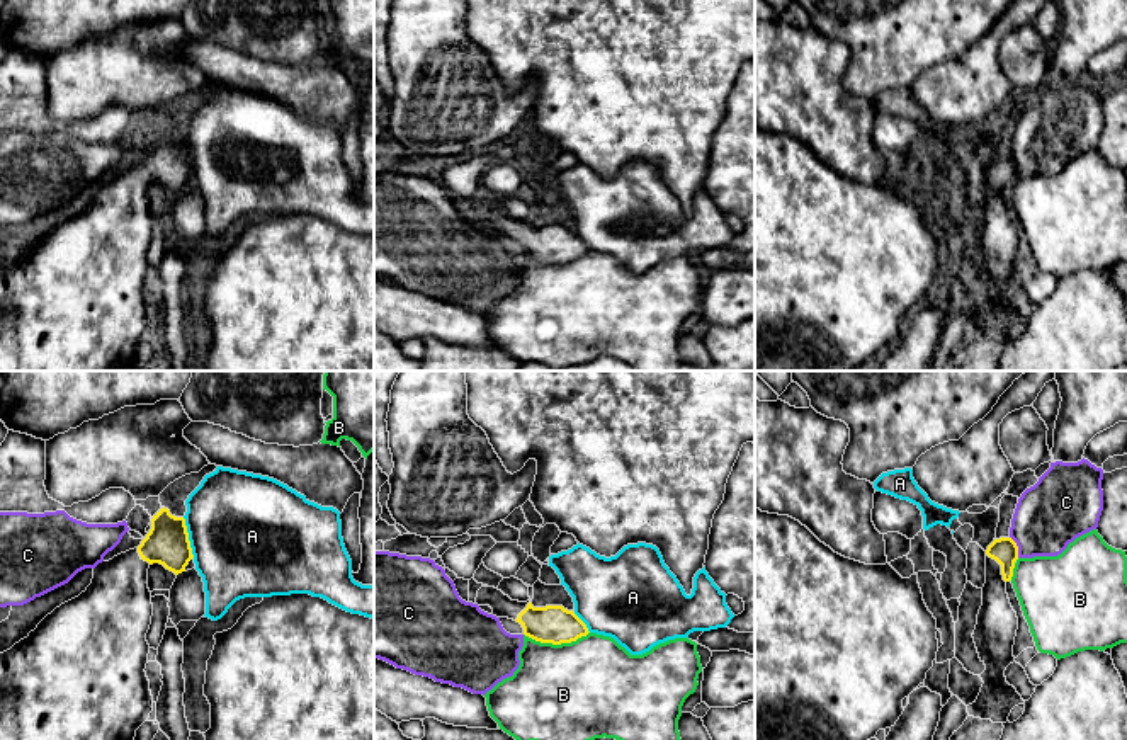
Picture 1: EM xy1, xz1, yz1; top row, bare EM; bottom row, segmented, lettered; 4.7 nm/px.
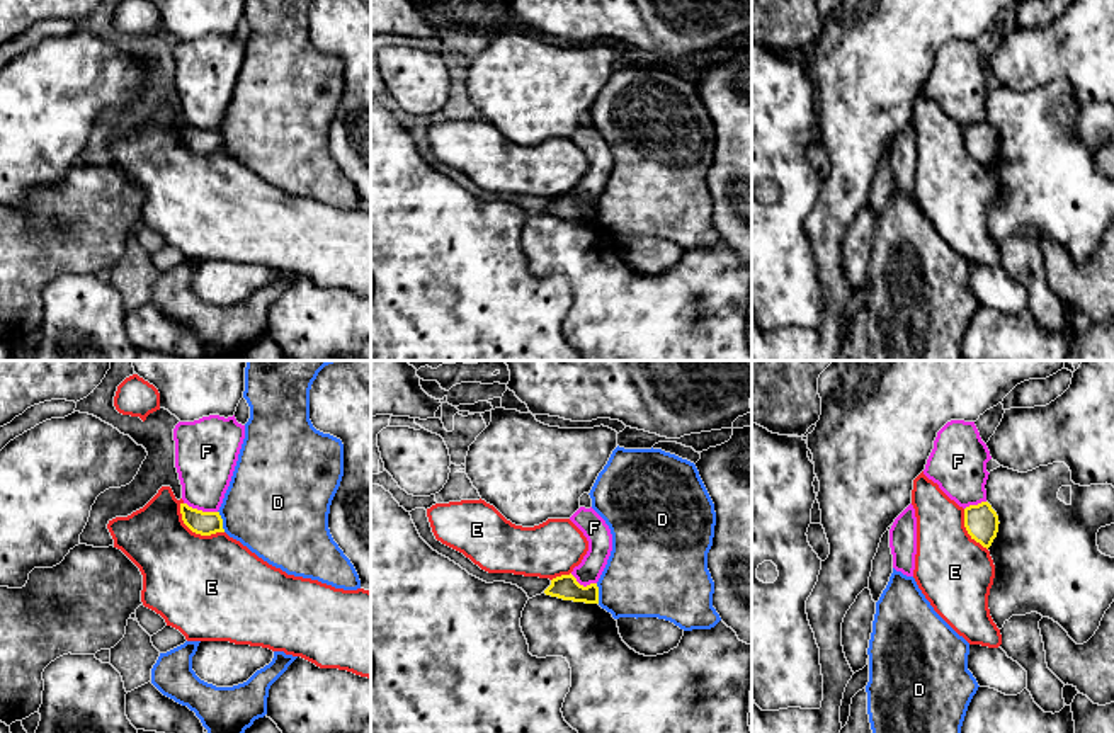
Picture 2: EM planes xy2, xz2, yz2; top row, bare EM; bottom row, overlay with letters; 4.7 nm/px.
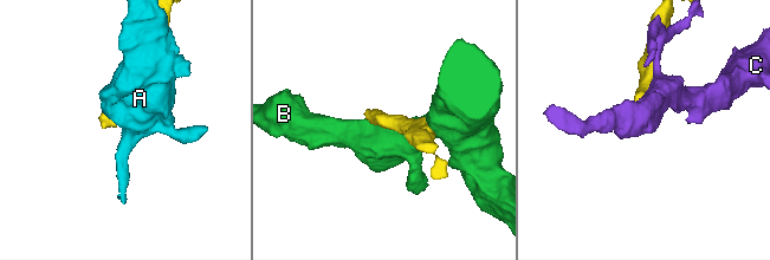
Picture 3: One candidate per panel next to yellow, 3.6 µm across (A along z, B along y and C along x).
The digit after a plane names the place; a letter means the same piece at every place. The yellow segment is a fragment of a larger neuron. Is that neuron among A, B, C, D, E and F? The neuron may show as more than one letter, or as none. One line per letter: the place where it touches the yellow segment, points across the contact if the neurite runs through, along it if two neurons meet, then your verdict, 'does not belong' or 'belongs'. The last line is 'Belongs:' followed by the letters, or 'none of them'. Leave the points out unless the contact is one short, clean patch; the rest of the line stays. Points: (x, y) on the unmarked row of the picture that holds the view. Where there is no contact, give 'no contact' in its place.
A: contact xy1 (187, 157); does not belong
B: contact xz1 (556, 262); does not belong
C: contact yz1 (1017, 165); does not belong
D: contact xy2 (221, 140); border xy2 (218, 130), (225, 150); does not belong
E: contact xy2 (194, 150); does not belong
F: contact xy2 (201, 130); border xy2 (184, 121), (216, 131); does not belong
Belongs: none of them

